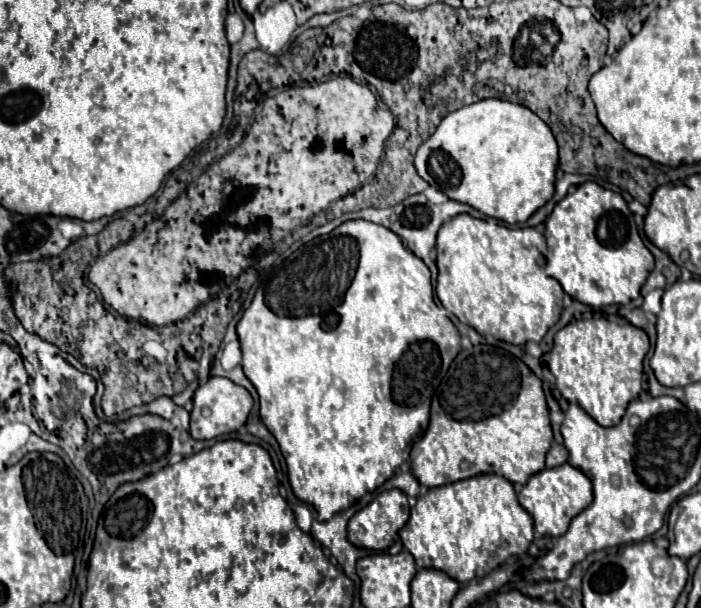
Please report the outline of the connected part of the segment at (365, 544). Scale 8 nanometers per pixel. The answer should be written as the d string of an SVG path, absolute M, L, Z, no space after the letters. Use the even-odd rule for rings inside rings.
M384 490L380 492L366 508L356 512L352 520L348 522L348 540L356 544L358 548L368 548L368 550L388 550L396 540L398 540L398 530L406 524L410 516L410 506L408 498L402 490Z

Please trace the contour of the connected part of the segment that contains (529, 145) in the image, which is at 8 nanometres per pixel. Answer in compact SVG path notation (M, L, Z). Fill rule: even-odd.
M488 98L450 112L418 148L414 166L422 180L448 198L506 224L524 224L554 194L558 144L532 110Z

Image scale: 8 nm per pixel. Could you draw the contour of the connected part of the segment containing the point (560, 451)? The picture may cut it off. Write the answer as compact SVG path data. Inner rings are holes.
M554 444L550 450L548 450L548 454L546 454L546 468L554 468L554 466L562 466L562 464L566 464L568 462L568 450L566 450L566 446L562 446L562 444Z

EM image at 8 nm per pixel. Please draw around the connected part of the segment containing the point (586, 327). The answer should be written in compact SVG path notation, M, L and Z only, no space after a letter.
M606 318L576 320L554 336L548 368L556 378L556 388L568 402L580 404L600 426L616 426L626 406L642 390L642 360L648 348L646 332L632 324L616 324Z

